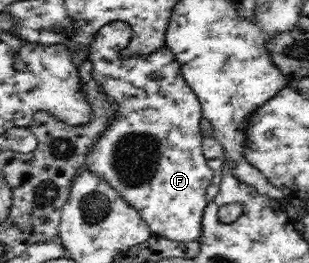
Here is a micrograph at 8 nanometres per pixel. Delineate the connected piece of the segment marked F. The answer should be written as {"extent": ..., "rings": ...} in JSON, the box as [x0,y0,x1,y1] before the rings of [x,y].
{"extent":[84,21,214,243],"rings":[[[112,21],[99,28],[90,43],[88,58],[91,60],[92,79],[103,90],[113,115],[107,129],[88,151],[84,167],[101,176],[124,202],[132,205],[153,233],[181,243],[198,241],[201,220],[208,204],[206,188],[214,176],[208,165],[209,159],[202,150],[201,104],[186,83],[174,52],[165,44],[147,55],[134,54],[122,58],[122,50],[126,50],[132,40],[132,31],[126,21]]]}

